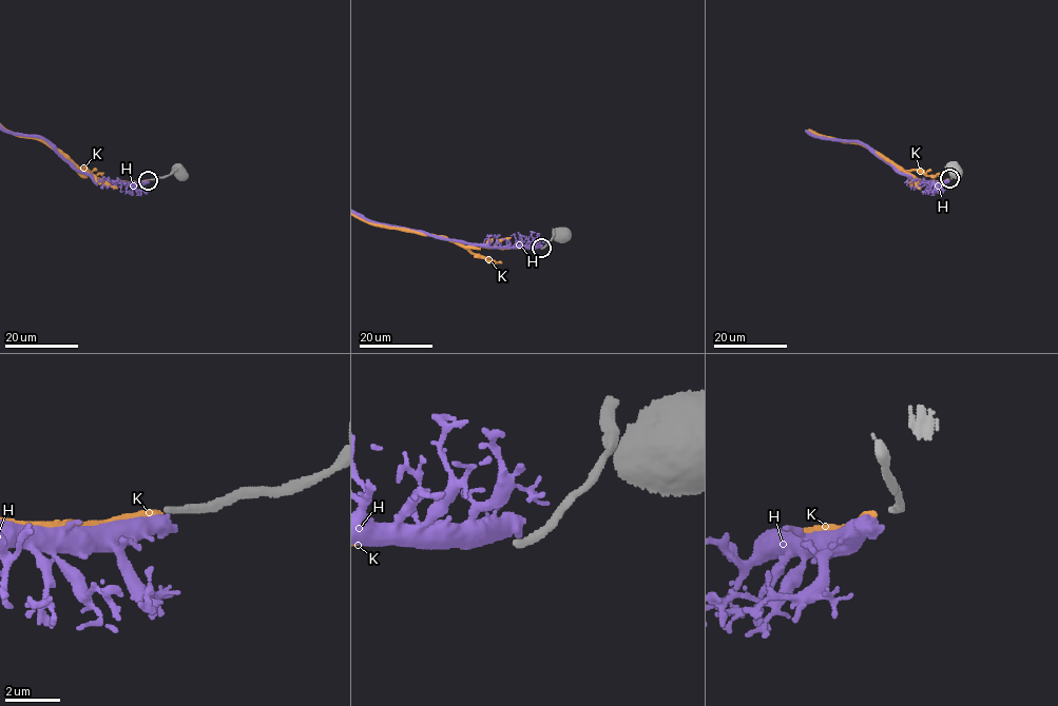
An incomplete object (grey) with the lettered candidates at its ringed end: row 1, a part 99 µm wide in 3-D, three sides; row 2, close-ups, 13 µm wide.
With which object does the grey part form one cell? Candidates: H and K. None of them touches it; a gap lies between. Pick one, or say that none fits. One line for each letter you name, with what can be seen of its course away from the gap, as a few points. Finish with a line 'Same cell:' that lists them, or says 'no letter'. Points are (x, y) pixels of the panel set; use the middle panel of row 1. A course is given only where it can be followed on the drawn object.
Same cell: K

